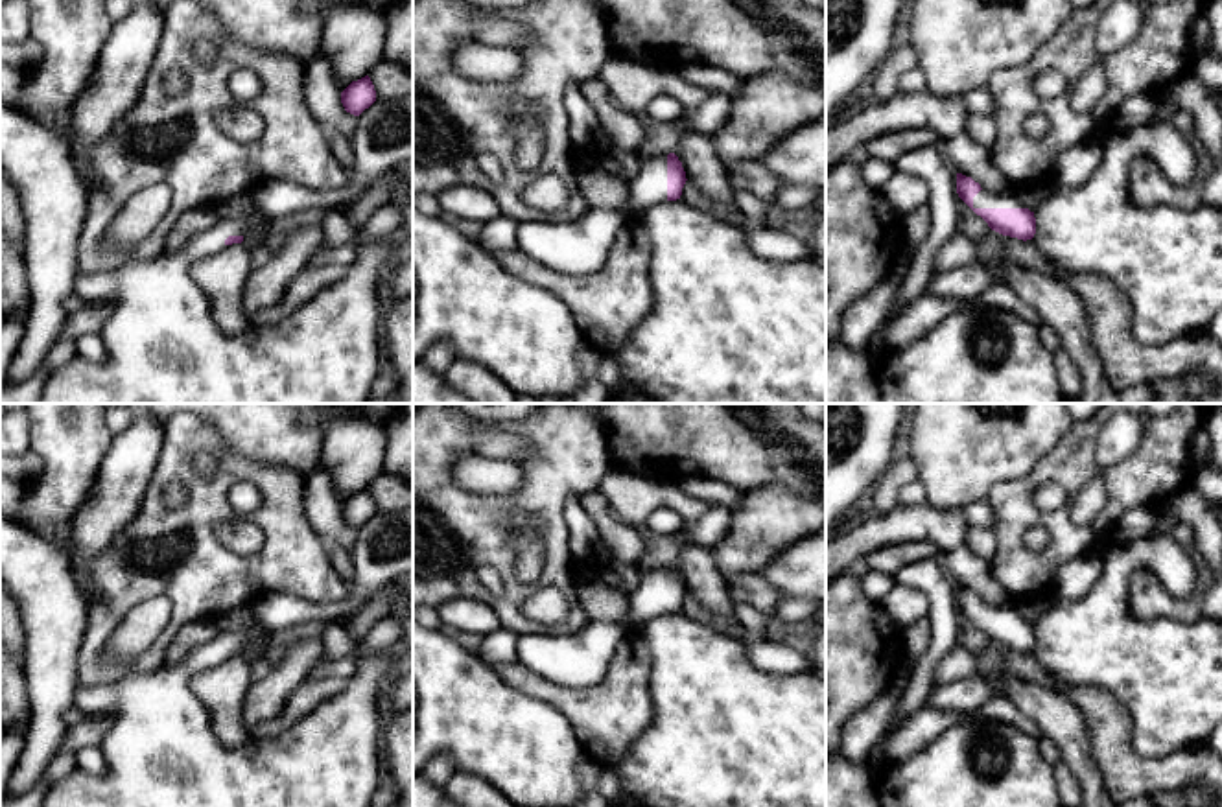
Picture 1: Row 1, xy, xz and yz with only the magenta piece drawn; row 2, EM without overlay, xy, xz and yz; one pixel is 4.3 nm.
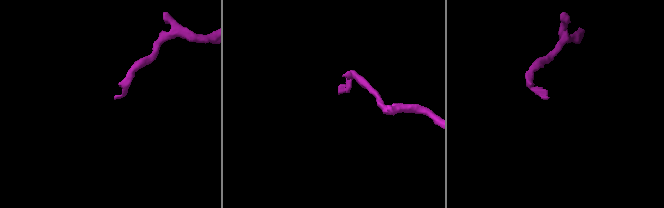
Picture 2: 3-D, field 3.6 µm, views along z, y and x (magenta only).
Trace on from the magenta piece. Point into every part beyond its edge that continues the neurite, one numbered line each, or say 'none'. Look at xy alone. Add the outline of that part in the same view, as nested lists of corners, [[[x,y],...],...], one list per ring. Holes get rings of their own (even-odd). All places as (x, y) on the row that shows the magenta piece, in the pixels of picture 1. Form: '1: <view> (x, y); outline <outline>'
1: xy (163, 345); outline [[[219,219],[181,249],[164,247],[153,260],[79,275],[79,298],[112,304],[101,330],[107,359],[92,363],[76,356],[46,374],[41,404],[363,404],[370,398],[383,357],[378,284],[407,252],[404,234],[361,238],[356,260],[341,280],[317,291],[276,324],[251,324],[241,333],[225,333],[194,282],[192,267],[223,251],[229,236],[245,232],[243,219]]]

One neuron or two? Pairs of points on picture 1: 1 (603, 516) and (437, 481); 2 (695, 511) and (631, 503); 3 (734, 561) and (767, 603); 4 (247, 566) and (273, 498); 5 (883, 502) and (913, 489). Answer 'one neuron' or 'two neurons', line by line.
1: two neurons
2: one neuron
3: two neurons
4: one neuron
5: two neurons

